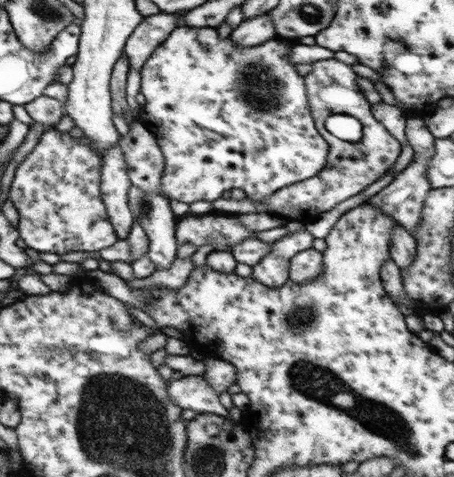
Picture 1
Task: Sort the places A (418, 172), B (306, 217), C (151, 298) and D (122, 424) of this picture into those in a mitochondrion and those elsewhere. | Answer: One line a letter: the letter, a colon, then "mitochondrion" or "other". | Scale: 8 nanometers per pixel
A: other
B: other
C: other
D: mitochondrion

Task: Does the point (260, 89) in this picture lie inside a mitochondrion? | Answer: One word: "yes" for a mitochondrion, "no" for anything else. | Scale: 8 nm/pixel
yes

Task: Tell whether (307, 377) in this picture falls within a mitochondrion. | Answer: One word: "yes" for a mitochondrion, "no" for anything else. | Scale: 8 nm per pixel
yes

